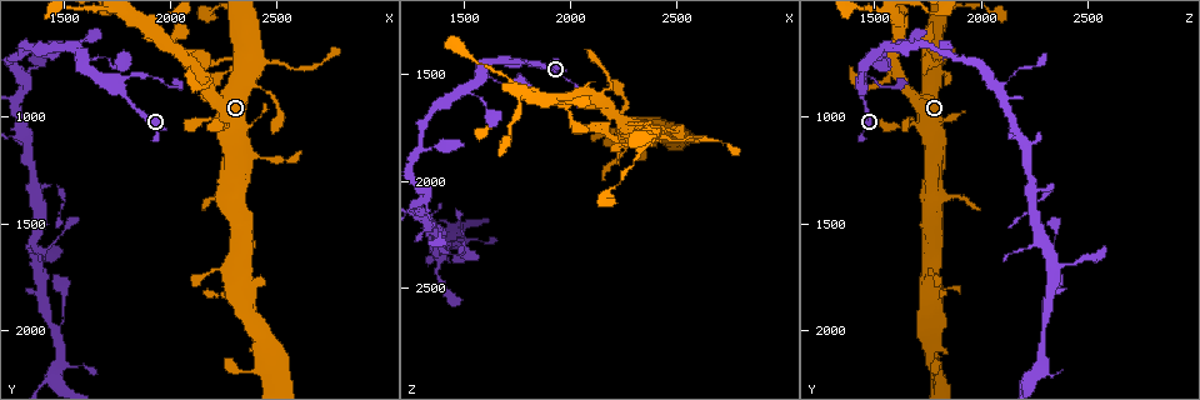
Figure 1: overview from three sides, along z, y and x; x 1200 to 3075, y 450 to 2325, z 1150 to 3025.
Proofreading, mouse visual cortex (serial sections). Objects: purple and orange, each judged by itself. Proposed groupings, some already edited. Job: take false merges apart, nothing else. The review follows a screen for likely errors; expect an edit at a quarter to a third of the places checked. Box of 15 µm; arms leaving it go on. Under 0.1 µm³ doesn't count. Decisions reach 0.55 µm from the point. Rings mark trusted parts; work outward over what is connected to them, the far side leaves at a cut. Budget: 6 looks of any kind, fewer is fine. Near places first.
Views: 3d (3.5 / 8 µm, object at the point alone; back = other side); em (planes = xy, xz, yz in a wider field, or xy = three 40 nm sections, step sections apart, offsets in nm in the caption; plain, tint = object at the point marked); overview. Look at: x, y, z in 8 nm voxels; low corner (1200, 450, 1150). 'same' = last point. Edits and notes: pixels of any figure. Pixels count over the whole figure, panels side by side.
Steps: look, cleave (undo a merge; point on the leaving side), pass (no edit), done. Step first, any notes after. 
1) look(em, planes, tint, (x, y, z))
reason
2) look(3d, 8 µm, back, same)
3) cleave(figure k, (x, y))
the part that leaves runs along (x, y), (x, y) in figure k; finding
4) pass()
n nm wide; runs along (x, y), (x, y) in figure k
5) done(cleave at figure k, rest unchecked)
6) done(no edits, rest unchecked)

look(3d, 3.5 µm, back, (1730, 860, 1450))

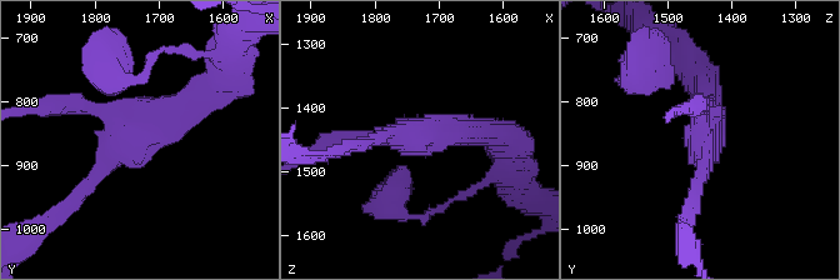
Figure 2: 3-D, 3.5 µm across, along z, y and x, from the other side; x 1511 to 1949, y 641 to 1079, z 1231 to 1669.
look(em, xy, step 1, tint, (1745, 865, 1440))
3 arms; arms of 150, 200, 350 nm

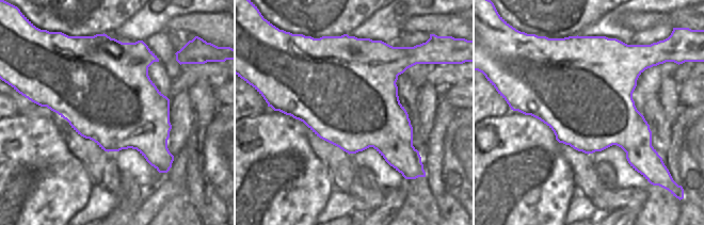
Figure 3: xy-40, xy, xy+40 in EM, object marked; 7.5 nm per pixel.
look(em, xy, step 3, tint, same)

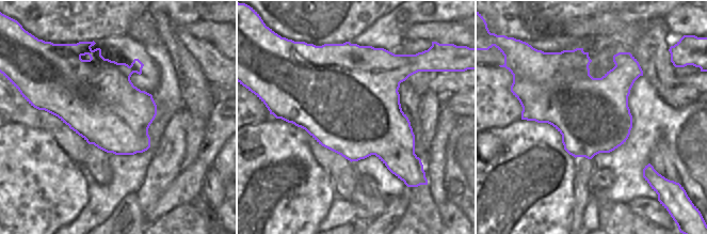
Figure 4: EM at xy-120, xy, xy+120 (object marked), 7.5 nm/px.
pass()
runs along (70, 201), (124, 144), (200, 94) in figure 2; continuous, no second cell

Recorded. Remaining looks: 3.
look(3d, 3.5 µm, (1440, 1980, 2300))
side arm on a straight run

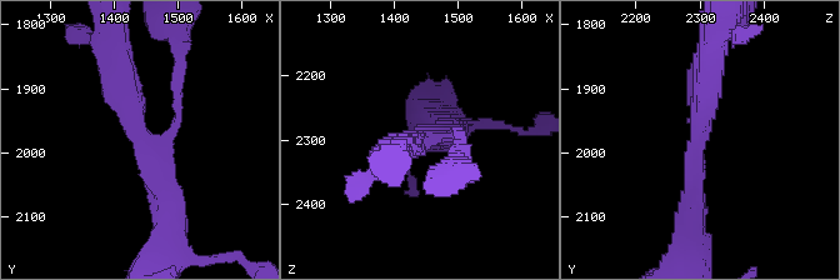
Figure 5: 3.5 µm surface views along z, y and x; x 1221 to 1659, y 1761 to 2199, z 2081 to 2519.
look(em, xy, step 5, tint, (1445, 1980, 2300))
3 arms; arms of 100, 250, 350 nm

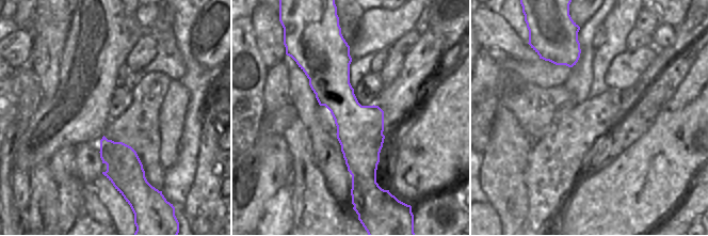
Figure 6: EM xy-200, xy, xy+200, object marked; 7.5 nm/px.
look(em, xy, step 3, tint, same)
cut it another way

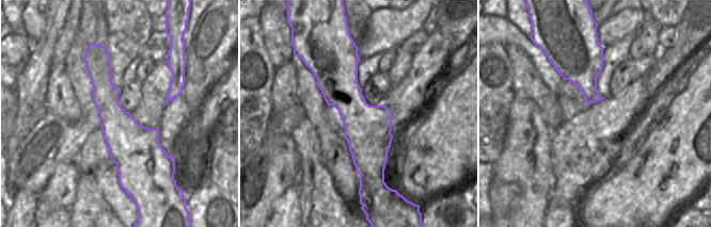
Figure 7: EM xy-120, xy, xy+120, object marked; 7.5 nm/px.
pass()
runs along (350, 46), (367, 187) in figure 7; continuous, no second cell

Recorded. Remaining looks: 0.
done(no edits, rest unchecked)

